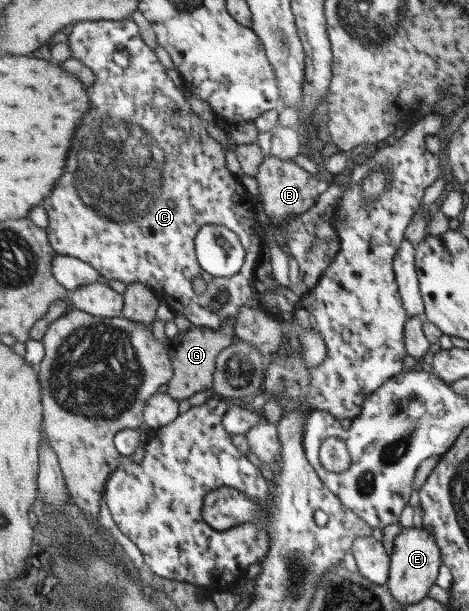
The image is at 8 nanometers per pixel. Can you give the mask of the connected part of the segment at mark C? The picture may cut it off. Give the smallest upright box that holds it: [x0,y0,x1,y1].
[43,18,265,330]

